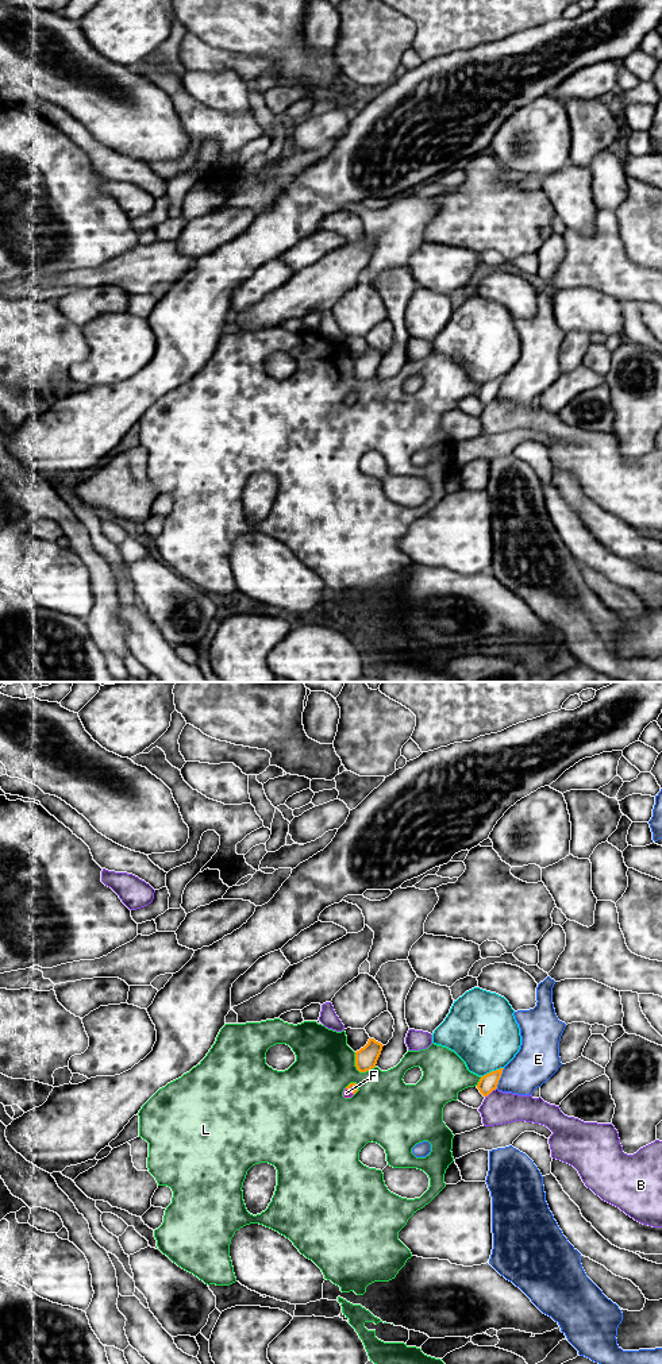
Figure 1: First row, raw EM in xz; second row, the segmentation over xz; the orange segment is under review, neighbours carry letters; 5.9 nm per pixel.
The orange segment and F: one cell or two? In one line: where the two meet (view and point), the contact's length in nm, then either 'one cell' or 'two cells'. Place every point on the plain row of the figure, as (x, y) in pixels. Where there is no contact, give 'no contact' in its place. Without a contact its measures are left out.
xz (350, 400) | 60 nm | one cell

